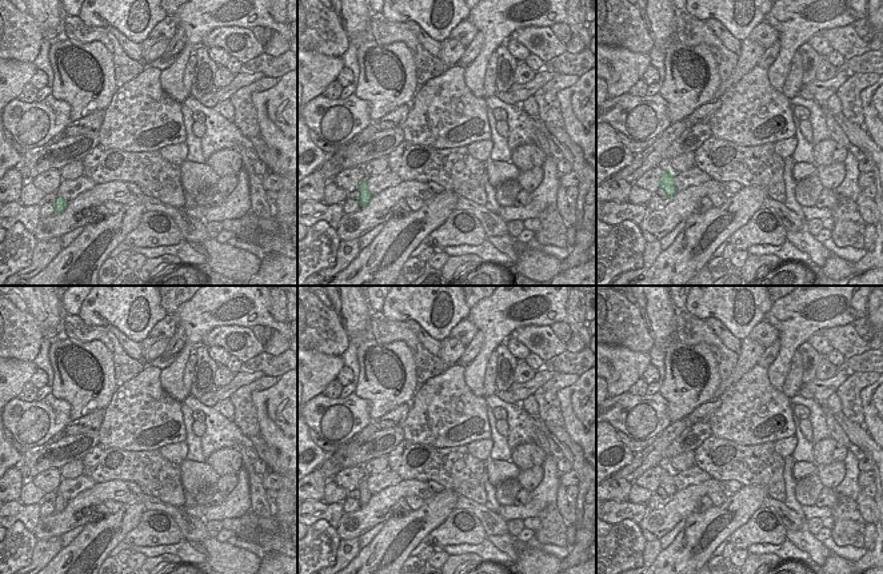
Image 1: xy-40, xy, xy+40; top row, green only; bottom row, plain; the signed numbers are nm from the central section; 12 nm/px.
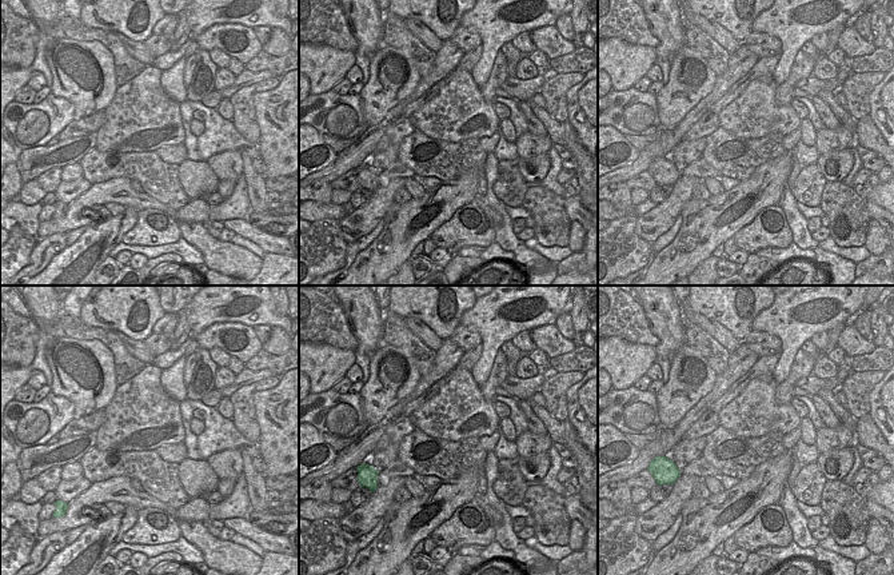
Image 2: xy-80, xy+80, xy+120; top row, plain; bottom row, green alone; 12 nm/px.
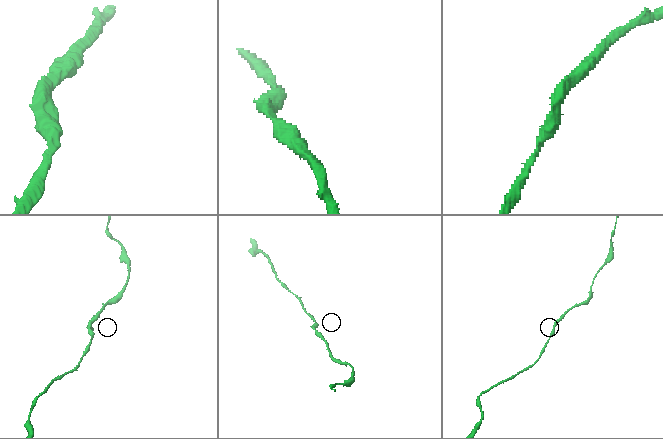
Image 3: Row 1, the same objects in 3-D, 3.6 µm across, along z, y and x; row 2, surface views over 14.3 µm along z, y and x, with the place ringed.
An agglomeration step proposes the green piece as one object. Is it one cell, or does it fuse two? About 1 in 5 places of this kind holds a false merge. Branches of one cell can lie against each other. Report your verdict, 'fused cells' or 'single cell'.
single cell

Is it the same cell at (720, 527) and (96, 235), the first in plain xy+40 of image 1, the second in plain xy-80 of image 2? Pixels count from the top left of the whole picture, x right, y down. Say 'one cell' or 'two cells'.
one cell

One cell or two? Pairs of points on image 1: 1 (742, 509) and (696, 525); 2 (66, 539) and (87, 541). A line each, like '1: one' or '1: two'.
1: one
2: two

